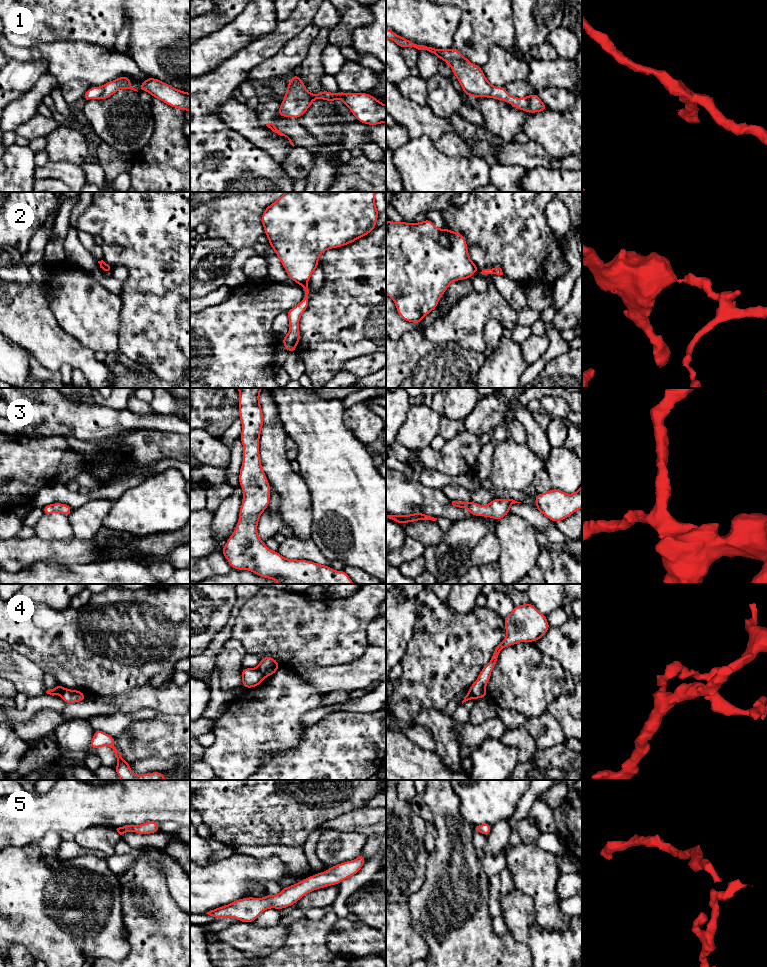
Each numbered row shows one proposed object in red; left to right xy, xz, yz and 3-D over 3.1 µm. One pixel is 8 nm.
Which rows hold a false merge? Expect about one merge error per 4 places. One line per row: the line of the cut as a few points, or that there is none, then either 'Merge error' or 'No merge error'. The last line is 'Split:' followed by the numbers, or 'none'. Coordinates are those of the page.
1: No split. No merge error
2: Split along xz (306, 284), (303, 286). Merge error
3: No split. No merge error
4: Split along xz (257, 667), (265, 677). Merge error
5: No split. No merge error
Split: 2, 4

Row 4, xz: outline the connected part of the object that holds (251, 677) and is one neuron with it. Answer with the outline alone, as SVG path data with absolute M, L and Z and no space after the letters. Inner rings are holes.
M243 668L241 674L242 685L247 689L260 685L266 678L258 668Z

